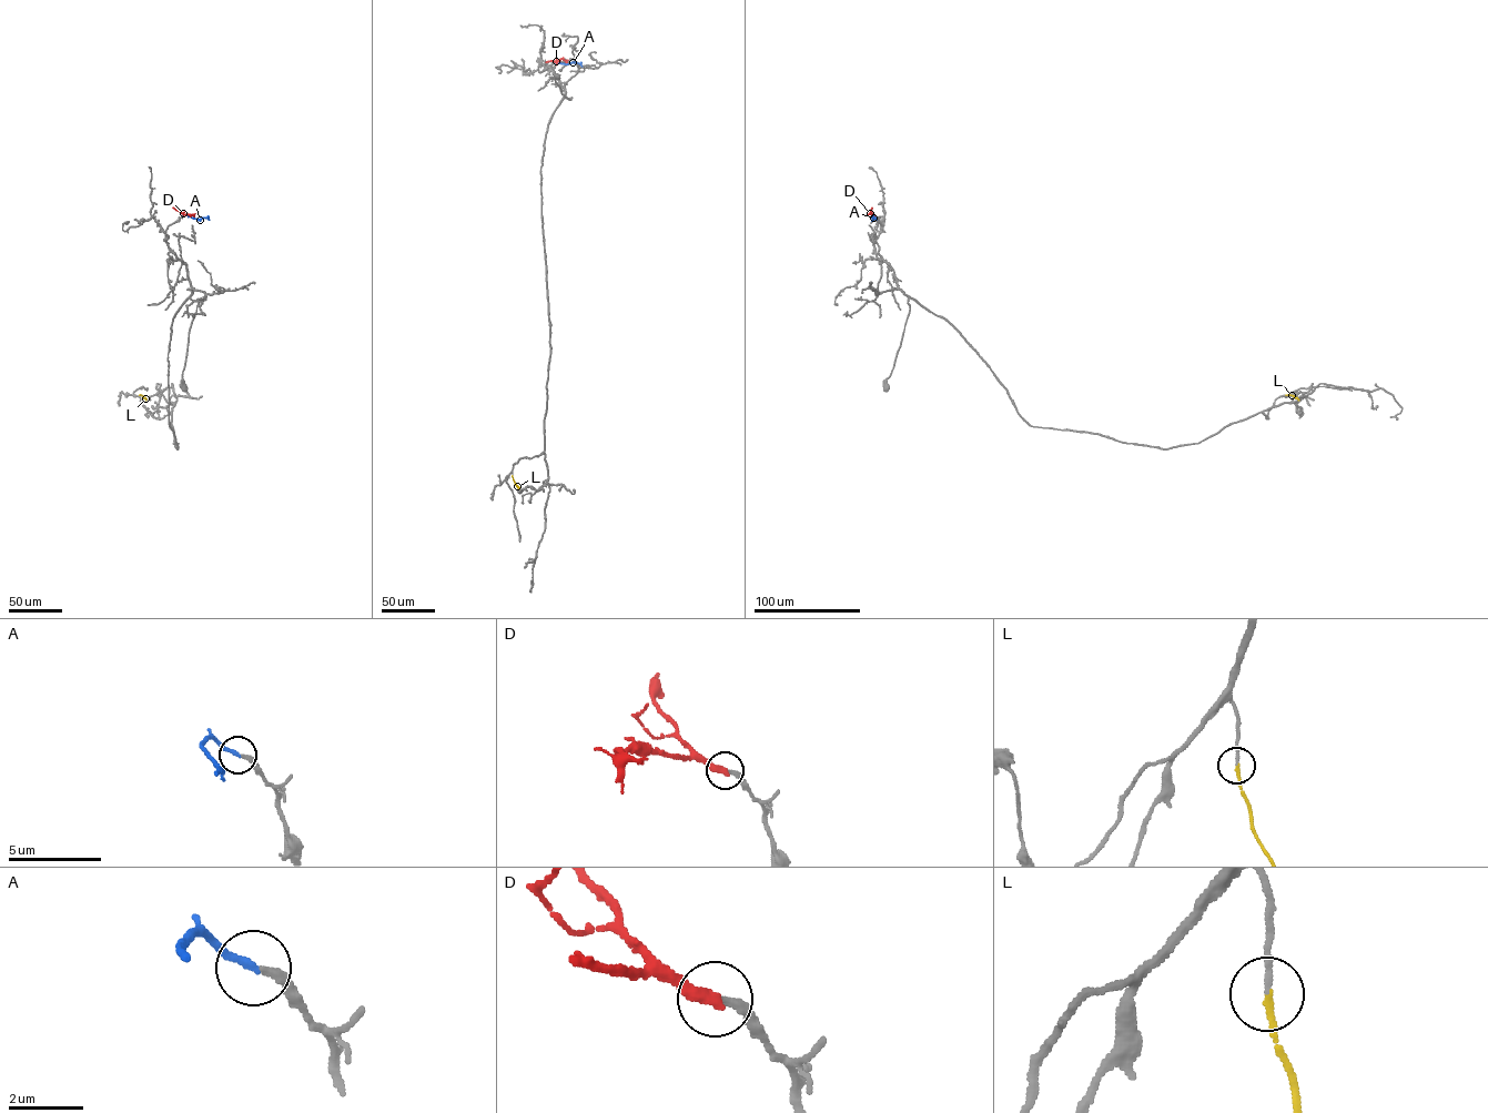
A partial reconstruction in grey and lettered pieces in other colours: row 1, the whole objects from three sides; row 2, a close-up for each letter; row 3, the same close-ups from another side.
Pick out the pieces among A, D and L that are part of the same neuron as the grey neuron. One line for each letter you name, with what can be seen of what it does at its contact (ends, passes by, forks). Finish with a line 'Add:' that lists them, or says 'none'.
A: it ends
L: it ends
Add: A, L

